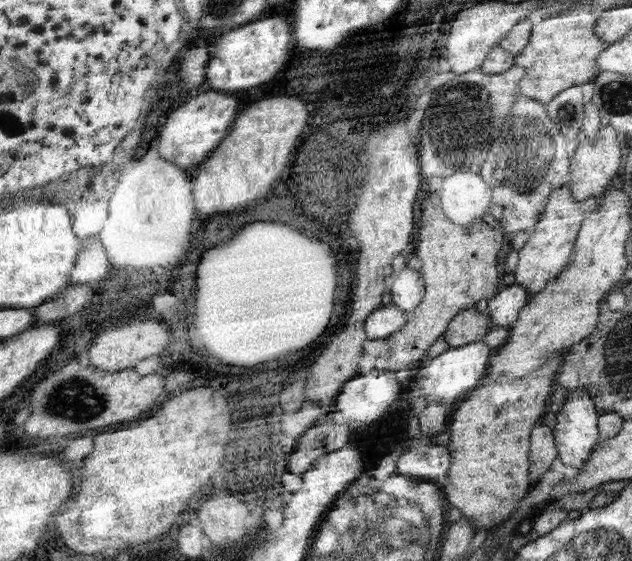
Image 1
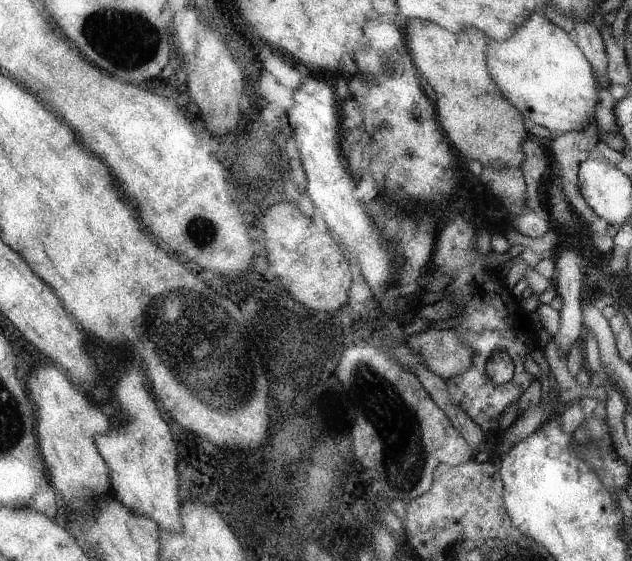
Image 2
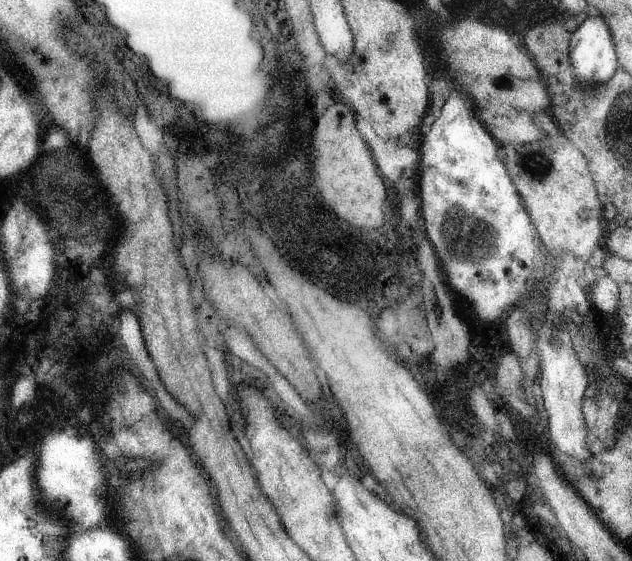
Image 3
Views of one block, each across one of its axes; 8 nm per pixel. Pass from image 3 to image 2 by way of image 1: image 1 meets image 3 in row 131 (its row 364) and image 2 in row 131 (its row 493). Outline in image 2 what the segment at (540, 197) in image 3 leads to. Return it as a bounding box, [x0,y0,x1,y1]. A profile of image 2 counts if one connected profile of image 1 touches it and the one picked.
[405,20,531,170]

